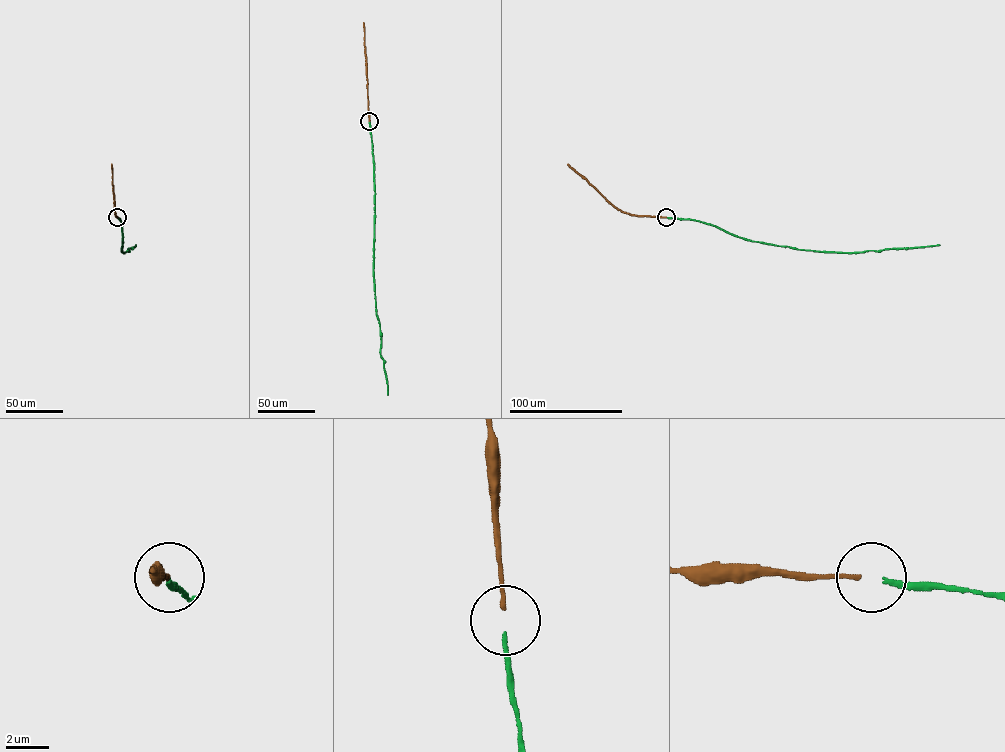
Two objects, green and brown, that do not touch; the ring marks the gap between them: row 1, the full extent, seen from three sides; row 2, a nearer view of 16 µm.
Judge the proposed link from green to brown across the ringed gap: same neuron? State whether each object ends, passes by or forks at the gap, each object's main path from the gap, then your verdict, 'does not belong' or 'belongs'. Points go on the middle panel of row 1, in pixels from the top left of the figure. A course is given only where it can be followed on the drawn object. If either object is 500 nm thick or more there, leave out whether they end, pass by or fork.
green ends there; brown ends there; green runs (369, 122), (375, 193), (373, 280), (387, 395); brown runs (369, 121), (363, 22); belongs

